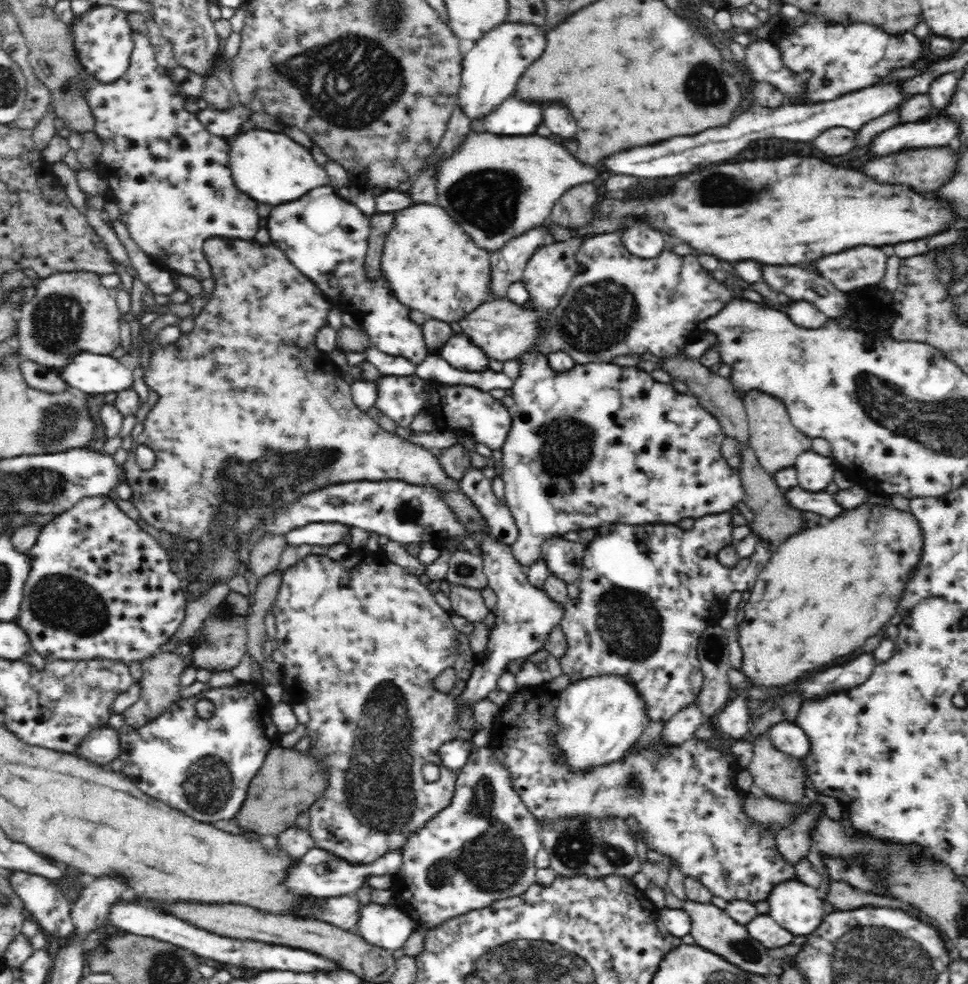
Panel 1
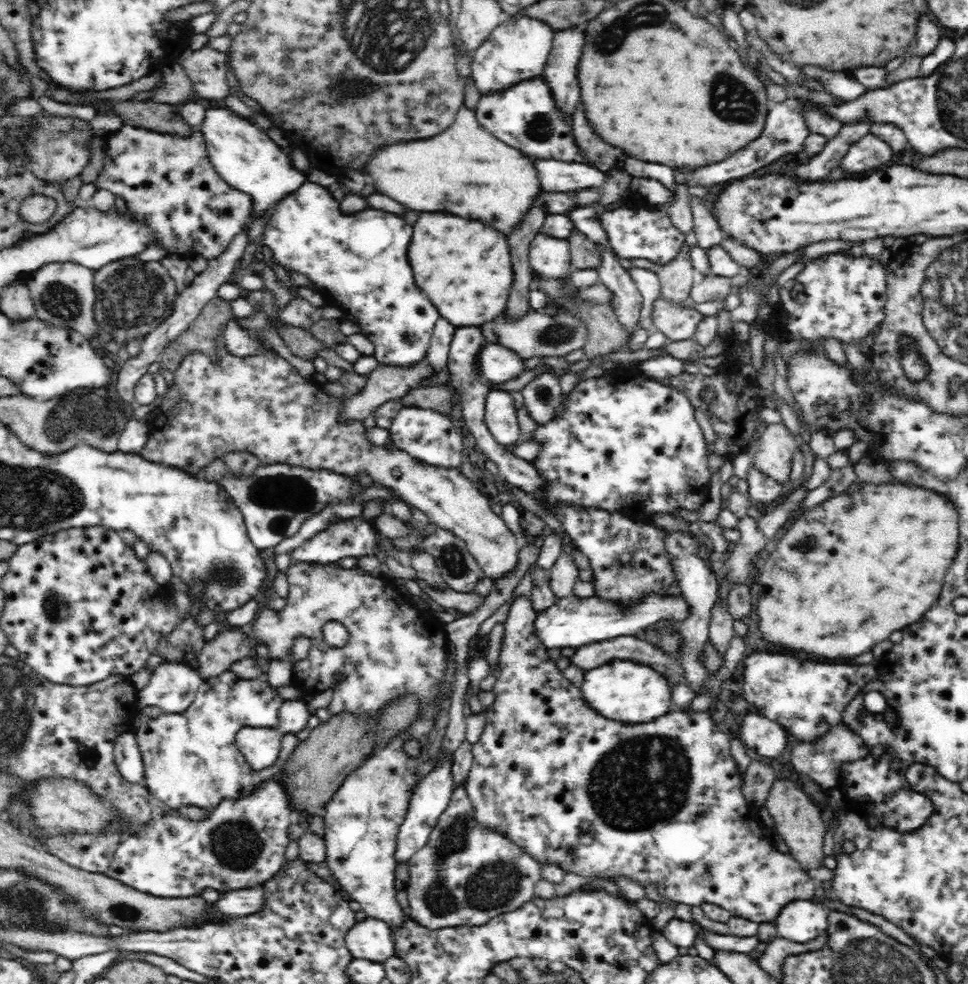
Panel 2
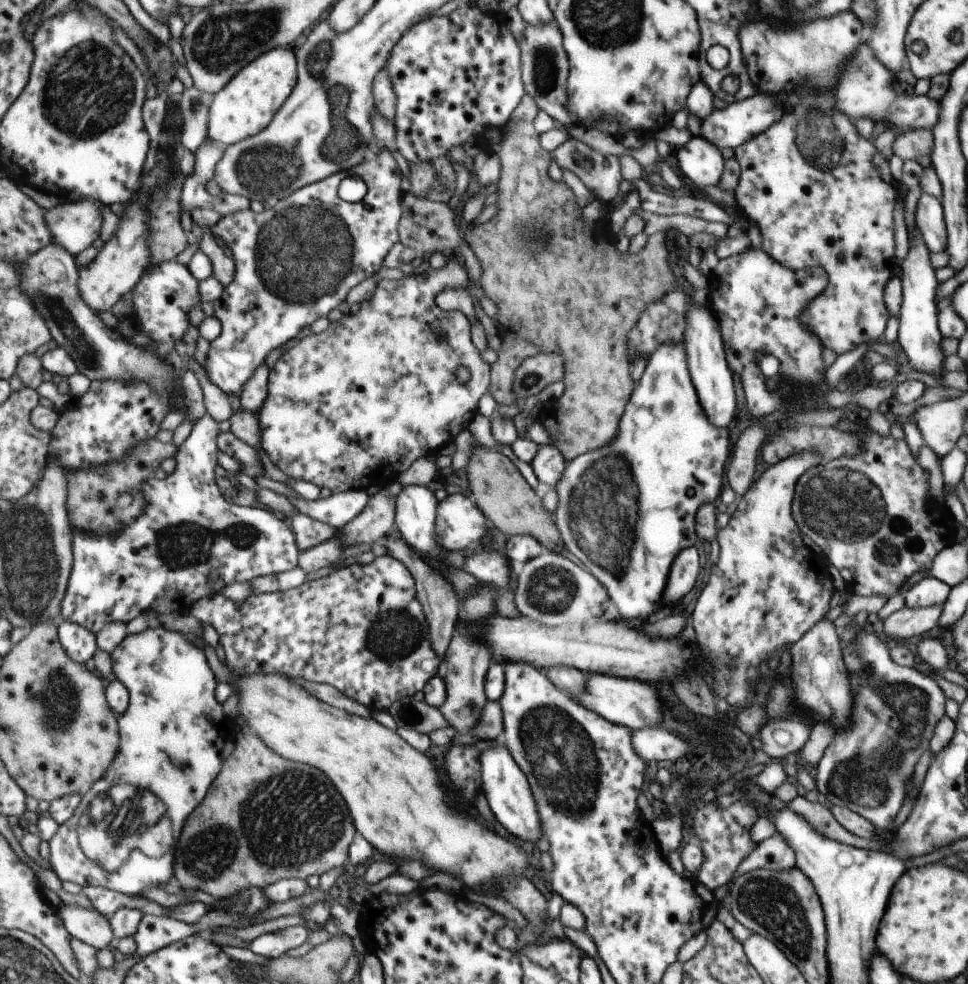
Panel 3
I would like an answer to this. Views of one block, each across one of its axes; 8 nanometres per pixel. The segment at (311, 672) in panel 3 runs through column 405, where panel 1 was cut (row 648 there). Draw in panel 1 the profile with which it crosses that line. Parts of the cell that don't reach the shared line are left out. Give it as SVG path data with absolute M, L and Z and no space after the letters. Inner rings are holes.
M728 511L720 514L710 514L695 520L695 524L691 530L683 530L677 524L654 524L654 525L624 525L622 523L614 523L613 525L600 525L596 530L594 539L586 543L586 550L582 562L581 576L575 583L581 590L577 600L568 600L564 604L564 618L560 622L560 628L566 634L568 639L568 650L566 656L560 658L561 667L564 674L571 678L571 681L582 680L582 678L592 678L592 676L602 676L602 674L618 674L628 678L634 687L638 689L640 695L646 701L648 707L648 717L650 722L666 721L676 714L683 706L694 703L700 694L704 674L701 671L701 664L698 660L697 646L704 629L709 626L718 625L719 620L712 620L719 616L718 610L722 612L728 604L728 598L732 592L744 592L744 590L752 590L758 574L765 569L767 562L771 559L773 551L771 543L766 539L761 539L754 552L746 557L741 558L739 563L733 568L727 568L720 563L718 552L733 542L733 524L734 512Z

